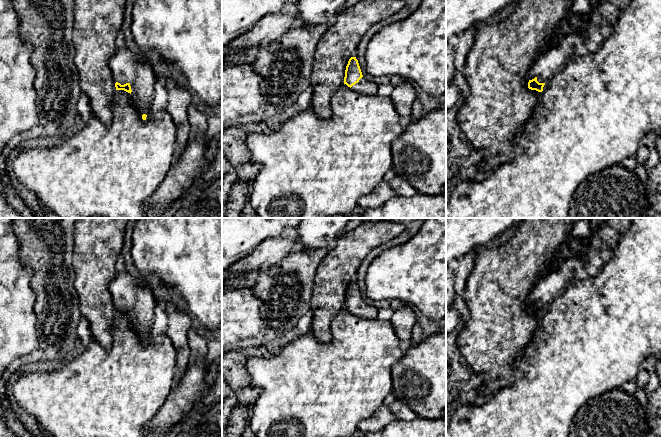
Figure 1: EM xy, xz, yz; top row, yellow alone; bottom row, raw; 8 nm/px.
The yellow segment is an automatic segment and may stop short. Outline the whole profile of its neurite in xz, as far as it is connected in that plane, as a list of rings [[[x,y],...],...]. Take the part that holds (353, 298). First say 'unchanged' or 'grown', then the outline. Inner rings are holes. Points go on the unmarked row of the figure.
grown; [[[351,281],[348,285],[345,294],[344,308],[352,314],[364,319],[376,319],[379,310],[363,301],[356,281]]]

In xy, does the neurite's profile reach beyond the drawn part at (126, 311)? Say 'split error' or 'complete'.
split error

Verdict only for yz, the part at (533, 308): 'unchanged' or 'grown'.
grown

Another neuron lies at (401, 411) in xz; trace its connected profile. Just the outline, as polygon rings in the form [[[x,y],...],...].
[[[399,400],[393,402],[389,407],[397,420],[410,421],[418,417],[414,411]]]

